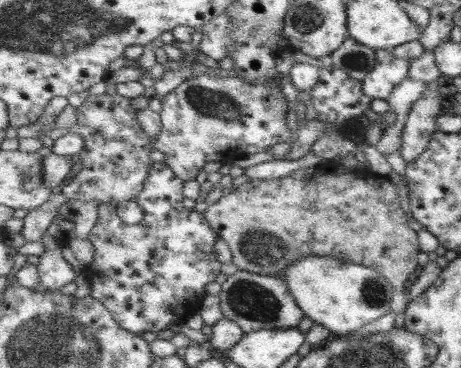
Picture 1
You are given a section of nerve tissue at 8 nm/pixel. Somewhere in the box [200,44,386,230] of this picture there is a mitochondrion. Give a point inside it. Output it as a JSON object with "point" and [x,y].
{"point":[355,61]}

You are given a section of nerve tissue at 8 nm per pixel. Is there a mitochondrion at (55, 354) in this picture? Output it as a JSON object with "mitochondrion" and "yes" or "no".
{"mitochondrion":"yes"}

